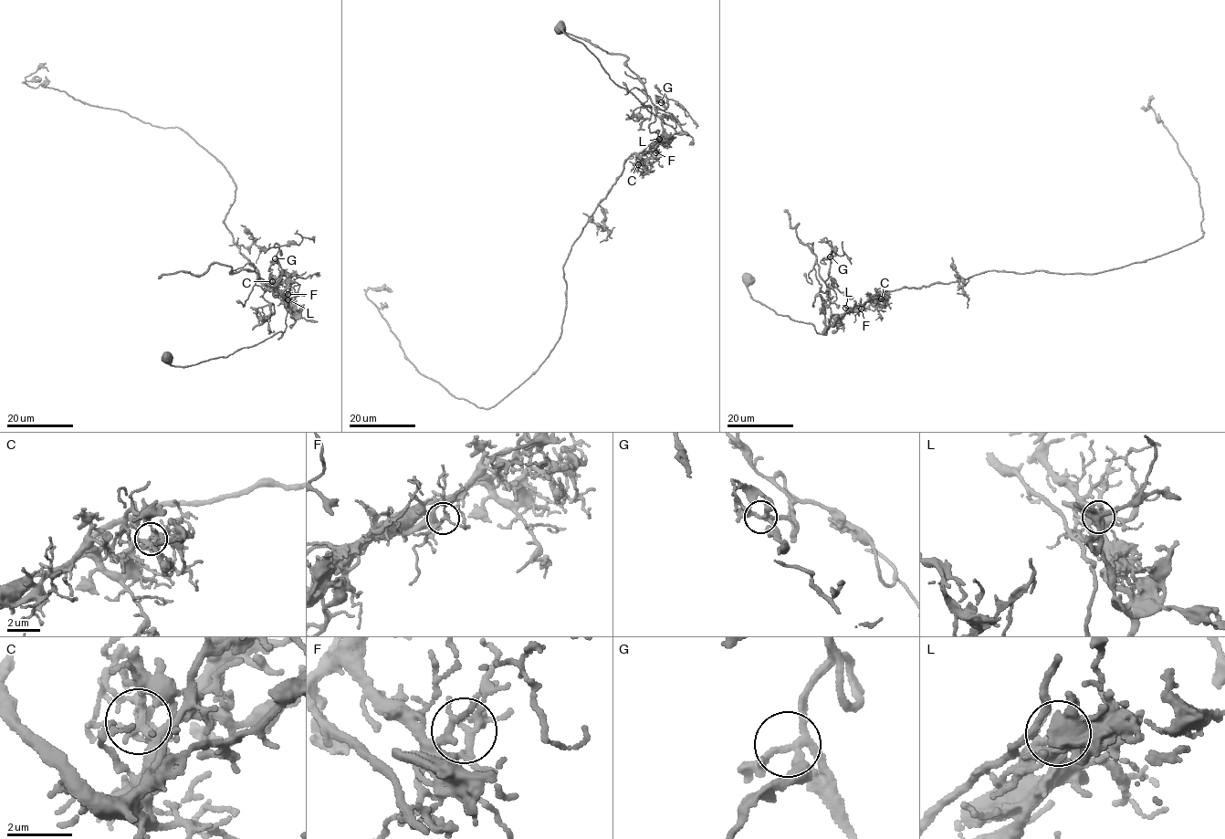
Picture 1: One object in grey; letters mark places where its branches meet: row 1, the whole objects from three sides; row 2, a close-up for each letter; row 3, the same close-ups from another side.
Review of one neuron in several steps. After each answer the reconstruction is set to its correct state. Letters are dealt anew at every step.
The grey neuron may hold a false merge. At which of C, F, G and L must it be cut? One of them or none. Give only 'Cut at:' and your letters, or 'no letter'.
Cut at: L

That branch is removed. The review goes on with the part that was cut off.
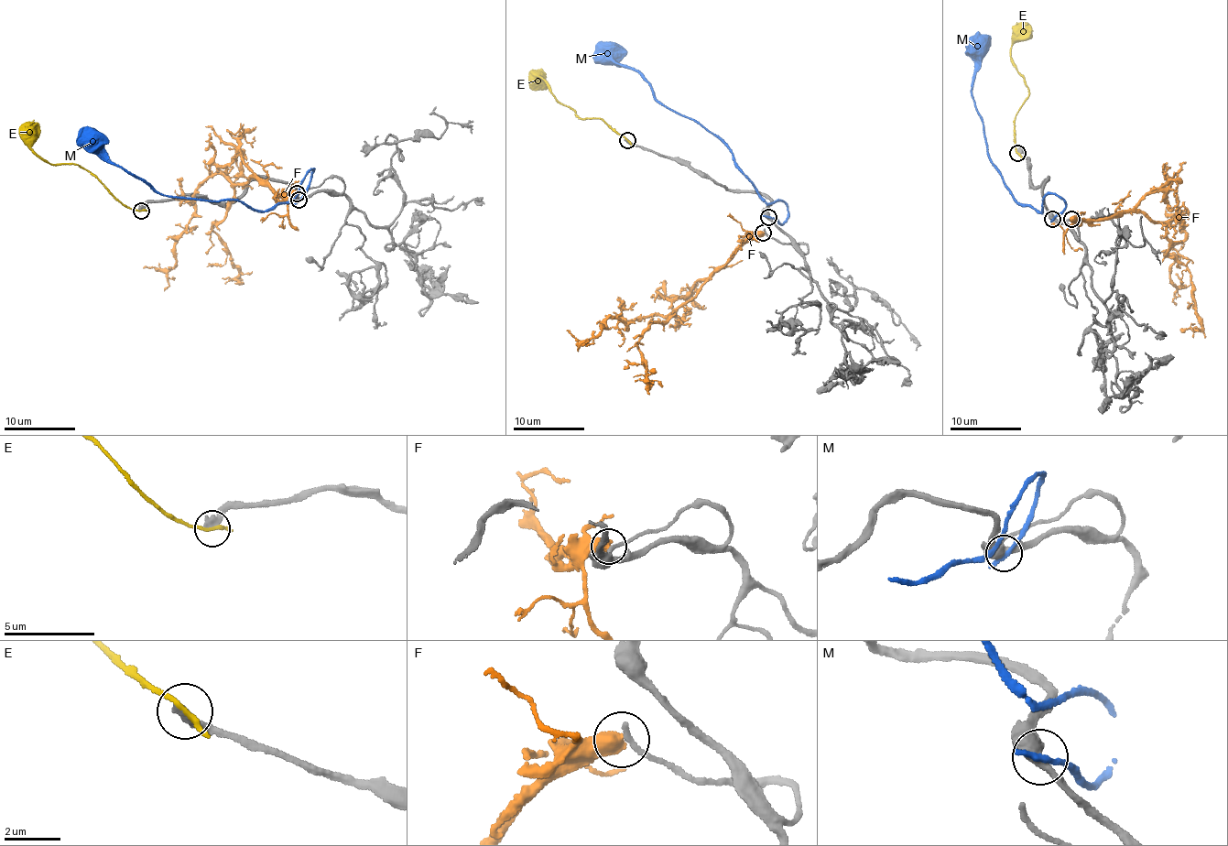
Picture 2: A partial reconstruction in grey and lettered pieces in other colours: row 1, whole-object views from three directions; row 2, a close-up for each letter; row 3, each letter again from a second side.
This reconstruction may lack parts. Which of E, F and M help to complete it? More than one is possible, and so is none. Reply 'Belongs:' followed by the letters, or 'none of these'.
Belongs: none of these

